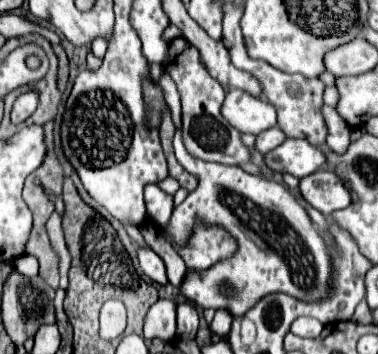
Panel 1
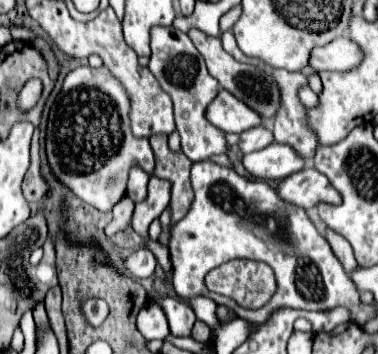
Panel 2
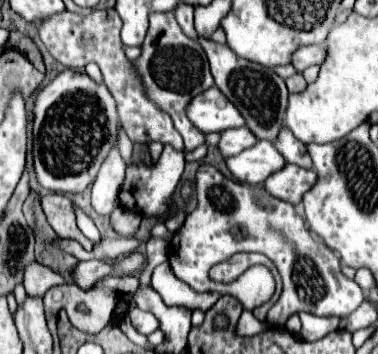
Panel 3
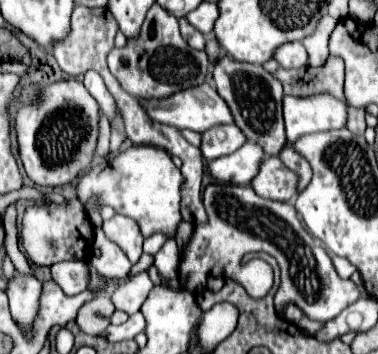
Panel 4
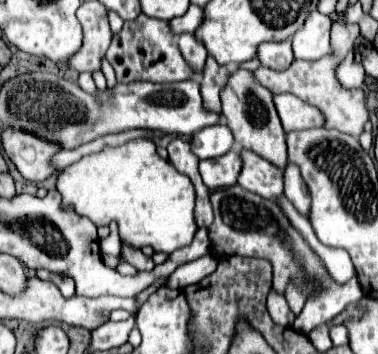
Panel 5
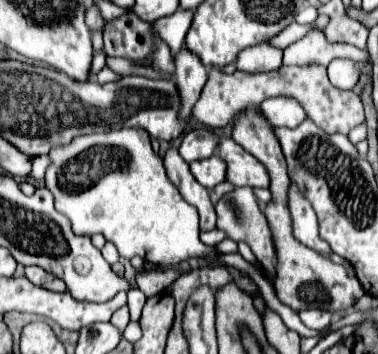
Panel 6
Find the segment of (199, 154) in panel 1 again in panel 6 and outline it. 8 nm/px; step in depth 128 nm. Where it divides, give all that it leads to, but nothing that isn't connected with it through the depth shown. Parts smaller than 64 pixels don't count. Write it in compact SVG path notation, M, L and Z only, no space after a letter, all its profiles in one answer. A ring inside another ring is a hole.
M132 12L108 20L104 24L104 50L108 56L122 56L128 60L154 58L152 68L174 72L174 60L170 48L152 36L152 24L140 20Z

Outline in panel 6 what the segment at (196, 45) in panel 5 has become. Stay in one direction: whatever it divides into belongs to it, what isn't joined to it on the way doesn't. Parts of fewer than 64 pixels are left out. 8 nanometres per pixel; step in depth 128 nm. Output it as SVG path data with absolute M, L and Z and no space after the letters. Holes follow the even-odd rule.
M182 48L176 56L176 72L174 72L174 82L180 92L180 118L188 120L192 106L196 104L204 84L206 84L206 68L200 64L200 60Z

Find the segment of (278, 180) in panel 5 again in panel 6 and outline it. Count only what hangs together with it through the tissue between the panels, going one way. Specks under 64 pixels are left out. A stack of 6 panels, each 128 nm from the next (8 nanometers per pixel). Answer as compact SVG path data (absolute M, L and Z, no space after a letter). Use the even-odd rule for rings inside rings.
M220 138L216 154L228 164L228 182L234 186L268 188L266 168L232 138Z

